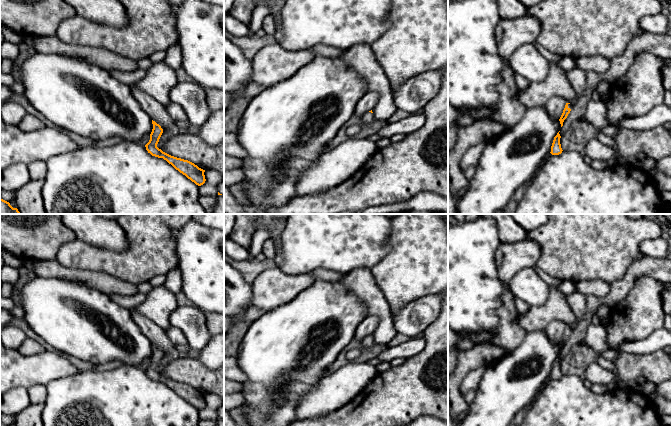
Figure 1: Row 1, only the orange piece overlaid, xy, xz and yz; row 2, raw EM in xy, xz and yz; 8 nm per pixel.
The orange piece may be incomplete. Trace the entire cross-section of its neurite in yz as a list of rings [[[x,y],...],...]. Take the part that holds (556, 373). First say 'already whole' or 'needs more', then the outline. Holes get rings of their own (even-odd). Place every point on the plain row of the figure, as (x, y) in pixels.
already whole; [[[559,356],[557,357],[557,359],[554,361],[552,370],[551,370],[551,378],[552,379],[559,379],[562,377],[562,372],[561,372],[561,368],[560,368],[560,358]]]

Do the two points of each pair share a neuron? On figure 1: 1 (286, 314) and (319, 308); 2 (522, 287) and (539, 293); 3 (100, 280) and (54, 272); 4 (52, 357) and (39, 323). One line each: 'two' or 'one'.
1: one
2: one
3: one
4: two

